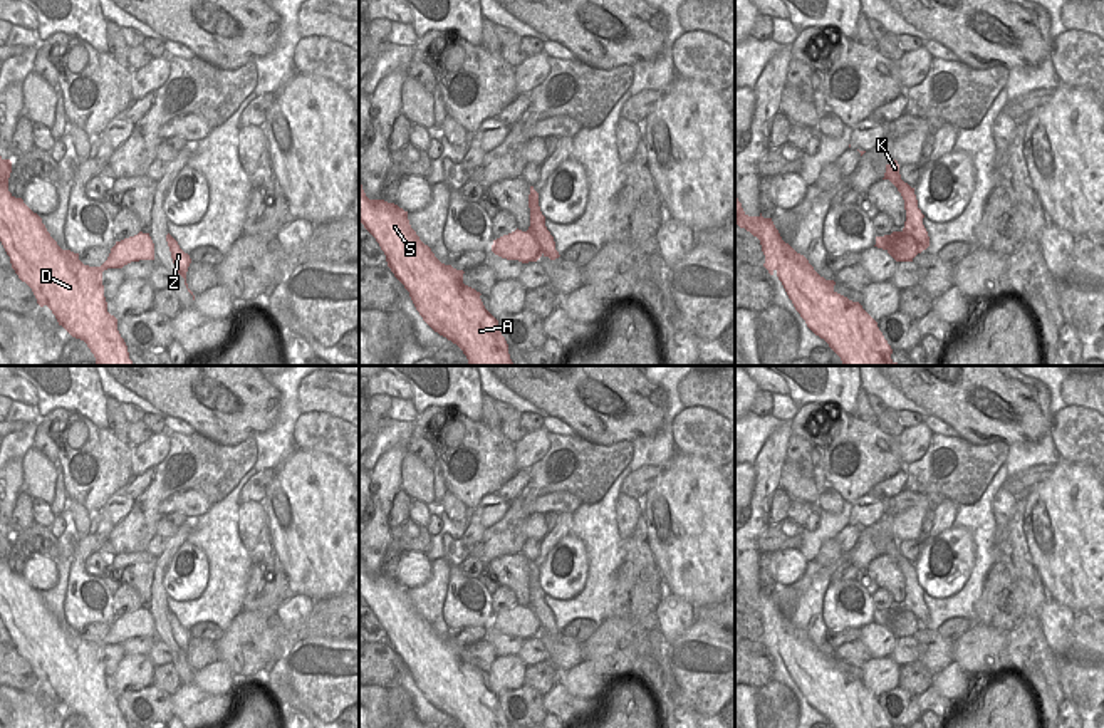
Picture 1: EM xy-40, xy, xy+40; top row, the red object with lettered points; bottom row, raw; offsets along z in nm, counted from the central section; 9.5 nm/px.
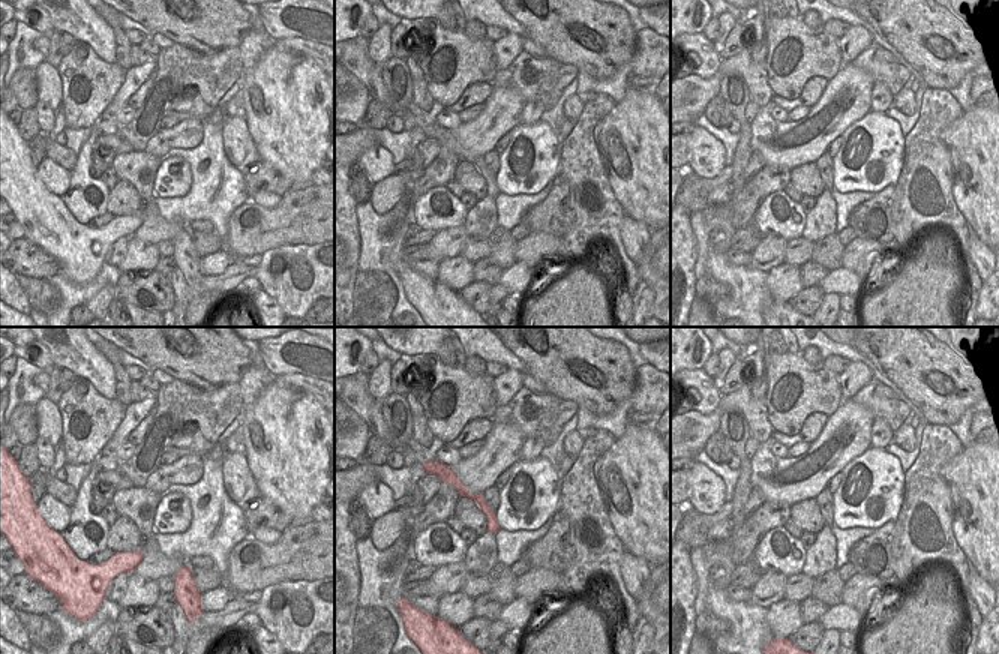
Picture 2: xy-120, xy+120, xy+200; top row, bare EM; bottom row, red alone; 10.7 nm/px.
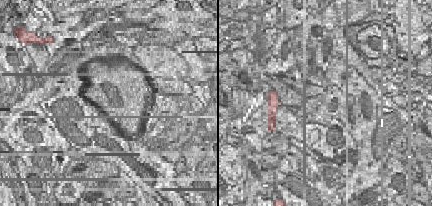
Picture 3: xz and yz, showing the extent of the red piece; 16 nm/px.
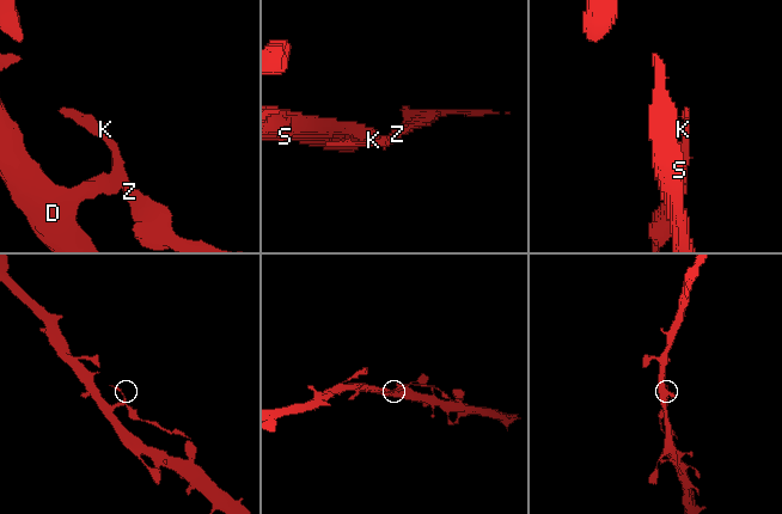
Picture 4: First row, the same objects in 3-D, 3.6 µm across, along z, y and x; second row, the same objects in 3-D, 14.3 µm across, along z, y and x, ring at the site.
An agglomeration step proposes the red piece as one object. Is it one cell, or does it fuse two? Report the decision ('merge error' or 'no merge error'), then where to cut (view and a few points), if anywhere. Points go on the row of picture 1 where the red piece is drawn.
merge error; cut in xy along (527, 230), (544, 252)

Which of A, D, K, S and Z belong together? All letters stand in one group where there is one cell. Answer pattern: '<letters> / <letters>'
A D S / K Z

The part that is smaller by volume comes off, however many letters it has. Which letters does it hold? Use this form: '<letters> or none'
K, Z

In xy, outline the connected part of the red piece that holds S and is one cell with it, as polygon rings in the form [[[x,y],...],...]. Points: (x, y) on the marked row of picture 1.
[[[361,178],[359,221],[379,243],[423,320],[456,344],[468,366],[513,366],[498,320],[485,309],[482,294],[463,283],[465,272],[435,257],[411,228],[408,211],[384,200],[369,200]]]

